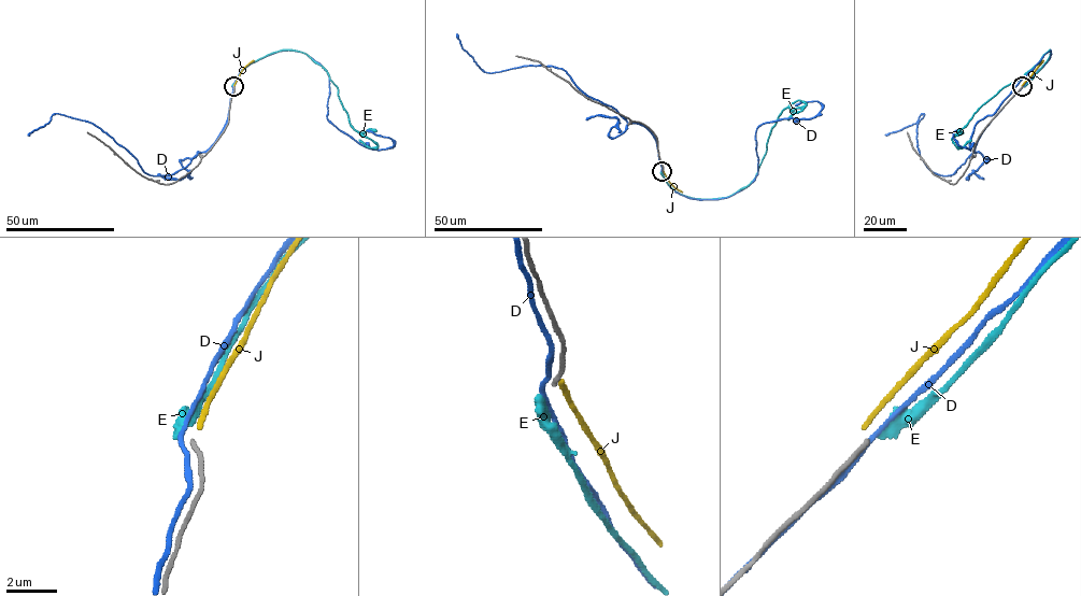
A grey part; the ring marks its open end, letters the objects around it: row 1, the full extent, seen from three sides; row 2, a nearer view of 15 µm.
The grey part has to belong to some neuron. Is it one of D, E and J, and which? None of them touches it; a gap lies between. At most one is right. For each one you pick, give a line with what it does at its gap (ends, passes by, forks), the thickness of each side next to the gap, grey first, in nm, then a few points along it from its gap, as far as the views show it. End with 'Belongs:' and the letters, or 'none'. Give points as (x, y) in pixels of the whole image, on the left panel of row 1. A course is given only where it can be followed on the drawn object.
Belongs: none

